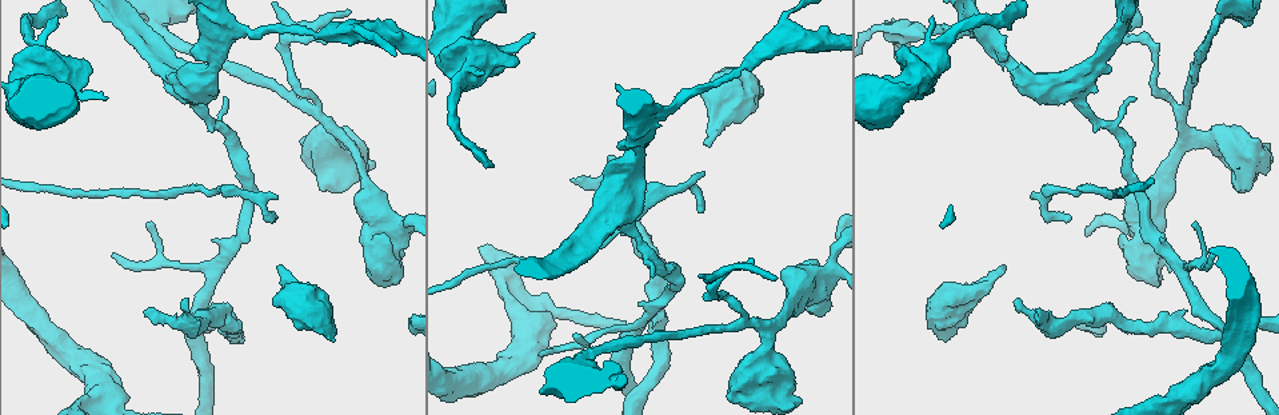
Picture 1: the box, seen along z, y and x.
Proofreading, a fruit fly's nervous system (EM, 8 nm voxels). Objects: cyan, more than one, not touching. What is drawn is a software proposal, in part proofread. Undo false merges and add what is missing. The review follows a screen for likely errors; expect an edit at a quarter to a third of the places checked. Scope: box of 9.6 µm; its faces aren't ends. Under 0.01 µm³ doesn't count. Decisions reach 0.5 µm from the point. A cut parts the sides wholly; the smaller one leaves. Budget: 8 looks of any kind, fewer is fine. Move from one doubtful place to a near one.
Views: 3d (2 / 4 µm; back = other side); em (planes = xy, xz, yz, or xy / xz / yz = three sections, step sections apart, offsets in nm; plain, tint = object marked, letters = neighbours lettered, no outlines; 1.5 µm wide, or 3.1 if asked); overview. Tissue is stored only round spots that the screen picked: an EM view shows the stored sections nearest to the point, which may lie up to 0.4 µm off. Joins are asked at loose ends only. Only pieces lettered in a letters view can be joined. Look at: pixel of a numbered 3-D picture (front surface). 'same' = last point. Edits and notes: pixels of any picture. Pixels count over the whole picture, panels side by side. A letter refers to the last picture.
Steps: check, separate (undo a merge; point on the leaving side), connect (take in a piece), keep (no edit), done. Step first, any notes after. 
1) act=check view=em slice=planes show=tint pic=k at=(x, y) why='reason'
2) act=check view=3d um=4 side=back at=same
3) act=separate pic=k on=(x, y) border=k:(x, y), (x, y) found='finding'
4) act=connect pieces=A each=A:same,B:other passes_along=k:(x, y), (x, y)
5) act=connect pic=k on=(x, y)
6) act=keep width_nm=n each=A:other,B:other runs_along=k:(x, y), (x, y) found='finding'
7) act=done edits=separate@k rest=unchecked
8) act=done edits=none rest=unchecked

act=check view=3d um=4 pic=1 at=(533, 34) why='an open end'

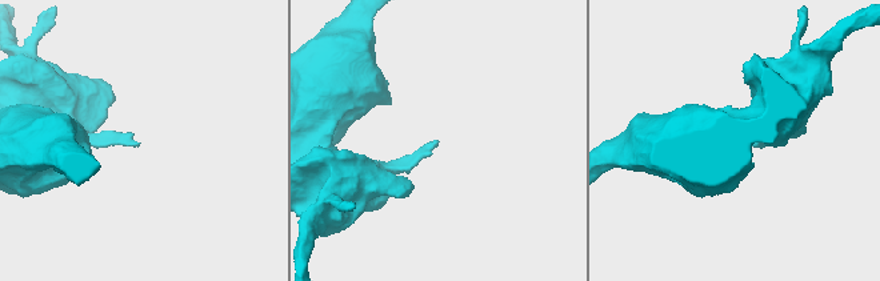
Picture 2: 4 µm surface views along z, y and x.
act=check view=em slice=xy step=8 show=tint pic=2 at=(135, 141)

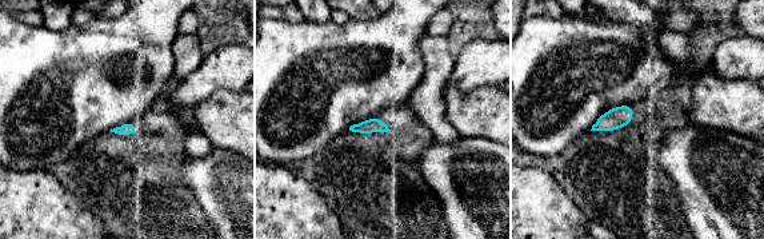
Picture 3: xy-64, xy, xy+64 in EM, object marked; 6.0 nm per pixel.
act=check view=em slice=yz step=8 show=letters at=same

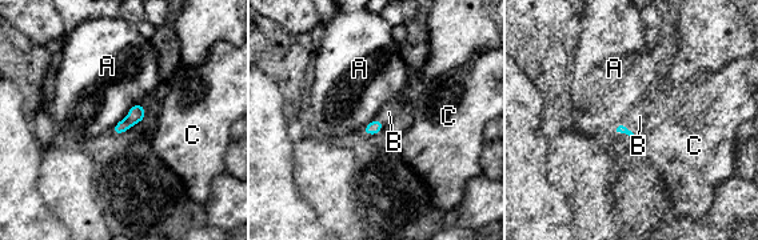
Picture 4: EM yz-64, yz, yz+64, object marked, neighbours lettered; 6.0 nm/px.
act=connect pieces=B each=A:other,B:same,C:other found='it goes on there'

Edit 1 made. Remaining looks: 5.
act=check view=3d um=2 pic=1 at=(1071, 219) why='an open end'

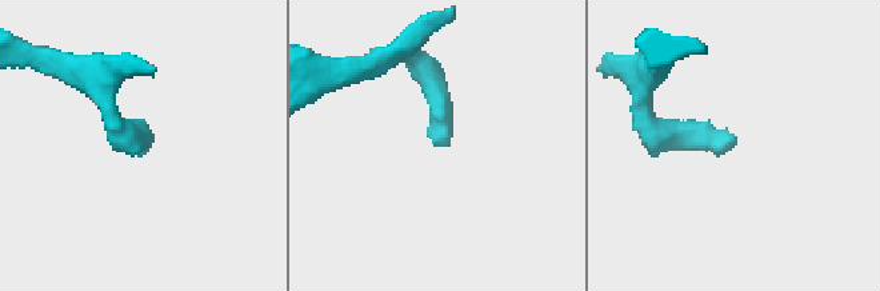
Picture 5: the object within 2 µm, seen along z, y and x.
act=check view=em slice=yz step=4 show=tint pic=5 at=(442, 146)

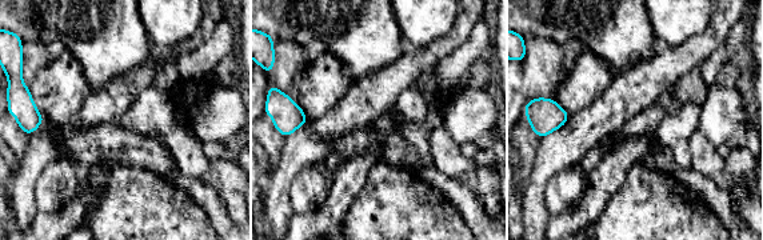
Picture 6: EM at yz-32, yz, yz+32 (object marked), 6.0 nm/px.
act=check view=em slice=planes show=letters at=same why='cut it another way'

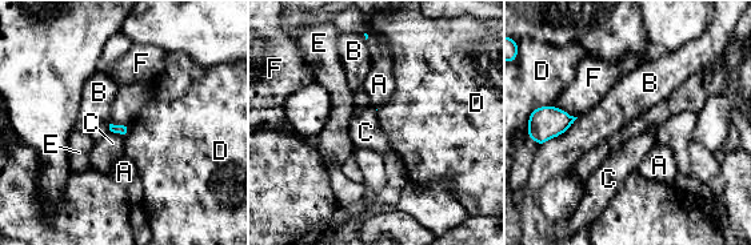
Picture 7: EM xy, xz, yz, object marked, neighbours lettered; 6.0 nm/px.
act=keep each=A:other,B:other,C:other,D:other,E:other,F:other found='none of them fits'

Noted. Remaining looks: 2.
act=check view=em slice=xy step=4 show=tint pic=1 at=(757, 54) why='sudden change in width'

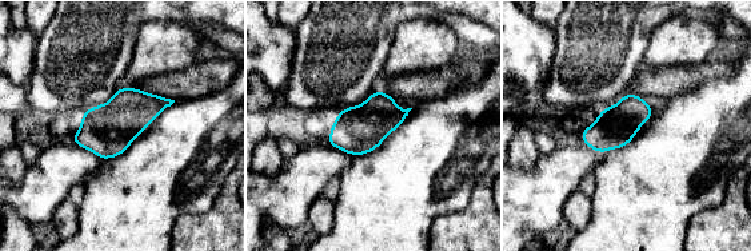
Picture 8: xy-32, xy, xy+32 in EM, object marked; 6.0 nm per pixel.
act=check view=em slice=planes show=letters at=same why='another direction'

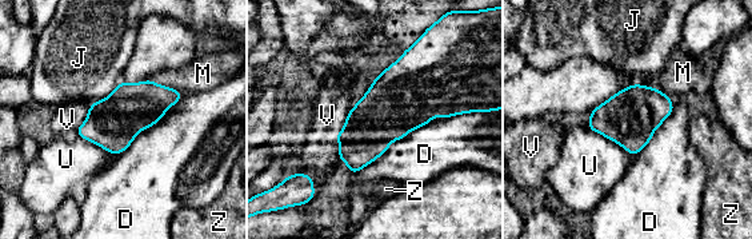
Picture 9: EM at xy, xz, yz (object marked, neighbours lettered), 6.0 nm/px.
act=keep each=D:other,J:other,M:other,U:other,V:other,Z:other found='all the same neuron'

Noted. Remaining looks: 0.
act=done edits=connect@4 rest=unchecked

